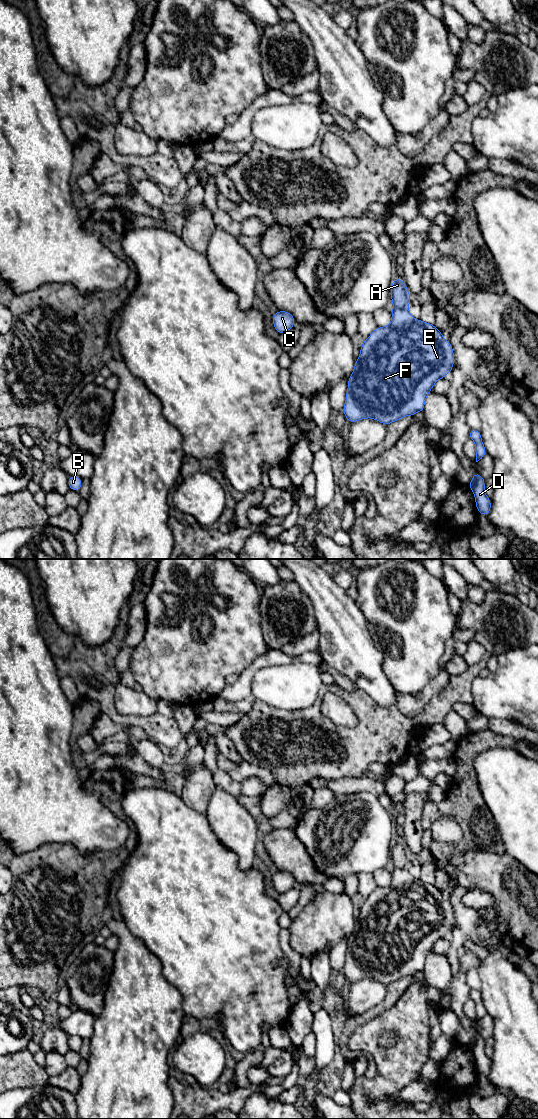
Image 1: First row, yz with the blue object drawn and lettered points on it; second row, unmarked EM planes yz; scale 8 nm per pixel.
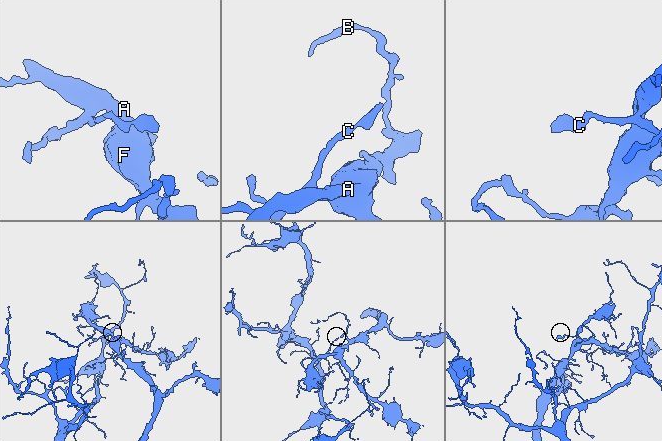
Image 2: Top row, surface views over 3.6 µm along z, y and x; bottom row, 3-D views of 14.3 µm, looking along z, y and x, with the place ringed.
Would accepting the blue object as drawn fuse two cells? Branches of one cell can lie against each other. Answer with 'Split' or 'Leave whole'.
Leave whole

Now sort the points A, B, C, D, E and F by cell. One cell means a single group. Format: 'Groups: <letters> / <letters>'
Groups: A B C D E F

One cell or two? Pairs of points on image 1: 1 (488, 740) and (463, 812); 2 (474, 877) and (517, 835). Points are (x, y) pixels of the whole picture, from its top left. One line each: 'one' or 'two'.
1: one
2: two

